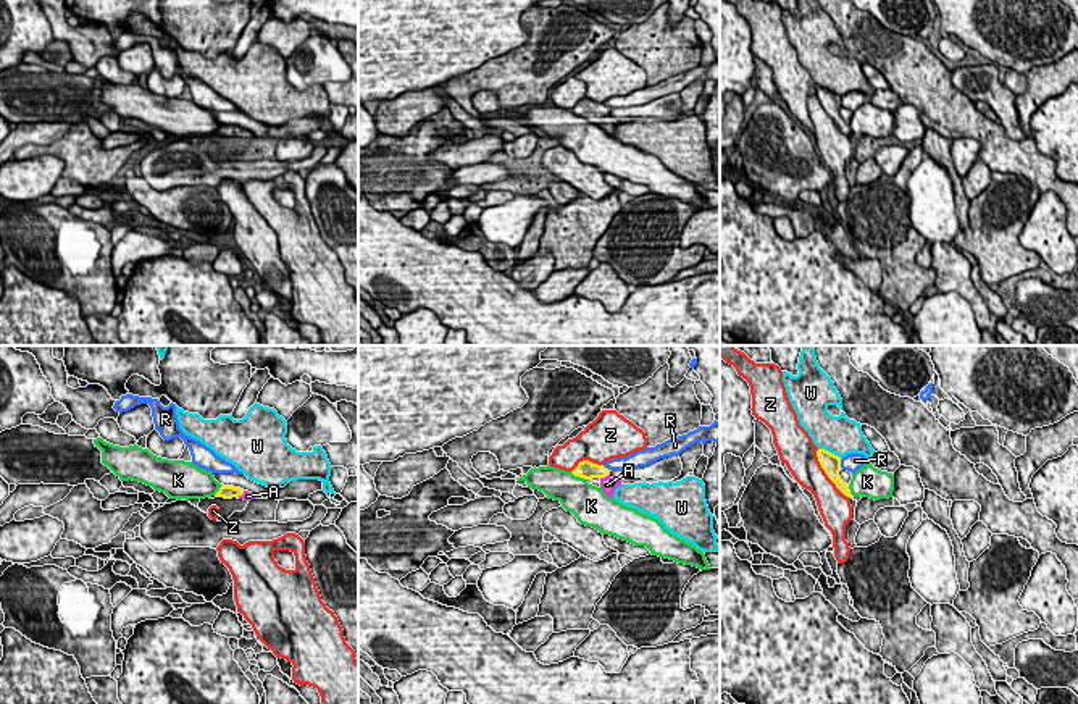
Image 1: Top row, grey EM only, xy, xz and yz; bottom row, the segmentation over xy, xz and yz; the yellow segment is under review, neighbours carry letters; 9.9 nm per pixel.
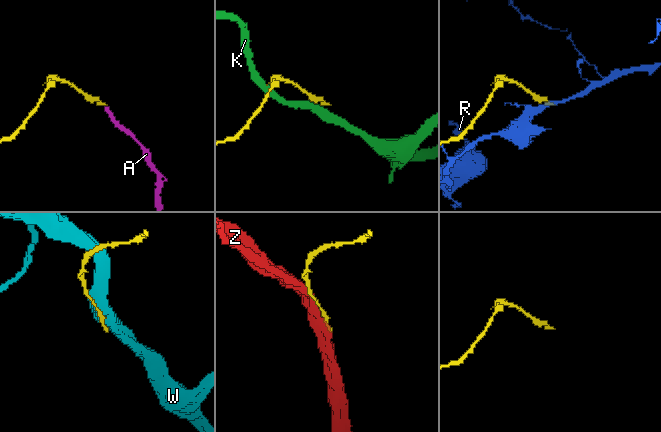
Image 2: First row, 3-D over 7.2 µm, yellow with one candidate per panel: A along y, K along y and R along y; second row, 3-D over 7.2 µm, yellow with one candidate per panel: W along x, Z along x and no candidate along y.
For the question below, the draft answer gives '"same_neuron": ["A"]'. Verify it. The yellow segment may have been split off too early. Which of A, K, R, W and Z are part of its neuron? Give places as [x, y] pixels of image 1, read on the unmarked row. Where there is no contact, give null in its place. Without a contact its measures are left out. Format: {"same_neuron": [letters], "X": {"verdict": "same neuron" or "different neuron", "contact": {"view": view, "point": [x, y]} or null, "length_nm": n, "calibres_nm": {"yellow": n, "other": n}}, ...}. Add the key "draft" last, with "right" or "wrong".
{"same_neuron": ["A"], "A": {"verdict": "same neuron", "contact": {"view": "xz", "point": [604, 115]}, "length_nm": 110, "calibres_nm": {"yellow": 190, "other": 160}}, "K": {"verdict": "different neuron", "contact": {"view": "xz", "point": [578, 113]}, "length_nm": 190, "calibres_nm": {"yellow": 190, "other": 340}}, "R": {"verdict": "different neuron", "contact": {"view": "yz", "point": [839, 102]}, "length_nm": 100, "calibres_nm": {"yellow": 190, "other": 180}}, "W": {"verdict": "different neuron", "contact": {"view": "yz", "point": [830, 91]}, "length_nm": 260, "calibres_nm": {"yellow": 190, "other": 380}}, "Z": {"verdict": "different neuron", "contact": {"view": "yz", "point": [827, 112]}, "length_nm": 600, "calibres_nm": {"yellow": 190, "other": 300}}, "draft": "right"}

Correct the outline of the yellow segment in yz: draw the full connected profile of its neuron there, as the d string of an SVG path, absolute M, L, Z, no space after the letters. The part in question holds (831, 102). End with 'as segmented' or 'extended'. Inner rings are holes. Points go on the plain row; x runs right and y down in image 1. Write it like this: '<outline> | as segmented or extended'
M818 87L817 89L817 95L818 100L821 103L821 107L825 108L825 111L828 113L828 116L836 123L836 126L847 136L850 136L850 128L849 123L846 123L841 115L841 95L825 89L825 87Z | as segmented

